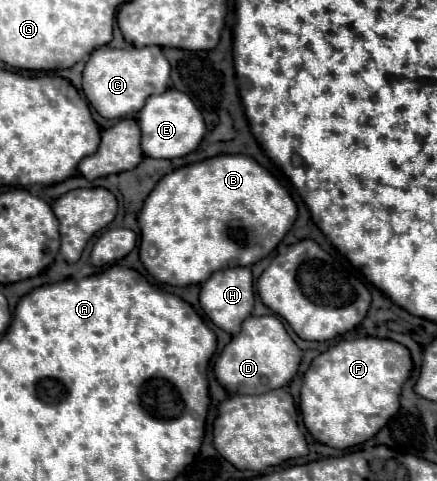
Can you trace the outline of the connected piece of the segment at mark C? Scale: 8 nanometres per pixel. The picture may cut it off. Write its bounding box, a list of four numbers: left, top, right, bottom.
[83,45,169,119]

